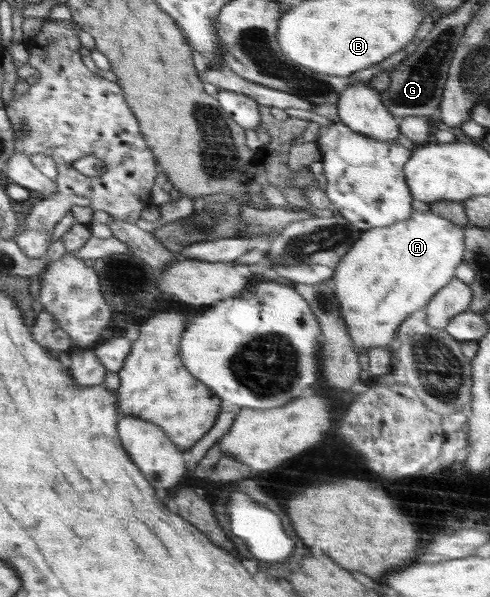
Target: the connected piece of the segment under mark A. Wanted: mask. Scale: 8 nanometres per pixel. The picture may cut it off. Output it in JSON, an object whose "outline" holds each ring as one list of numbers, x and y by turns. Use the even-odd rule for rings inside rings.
{"outline":[[413,210,407,219,362,232,359,239,347,249,334,268,331,281,357,355,359,350,369,351,373,346,392,347,398,325,414,311,426,306,454,278,457,267,464,262,465,228,438,213]]}

